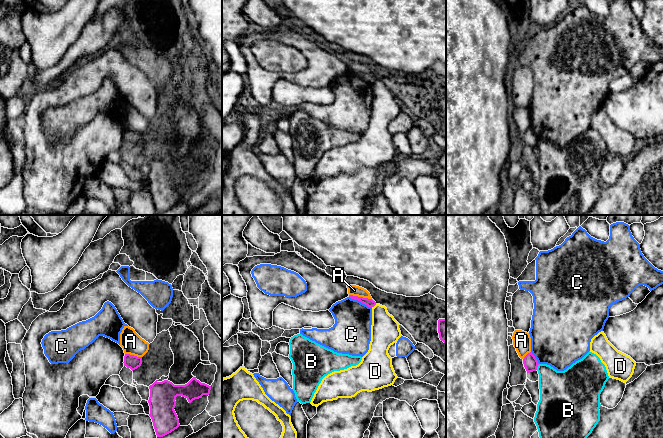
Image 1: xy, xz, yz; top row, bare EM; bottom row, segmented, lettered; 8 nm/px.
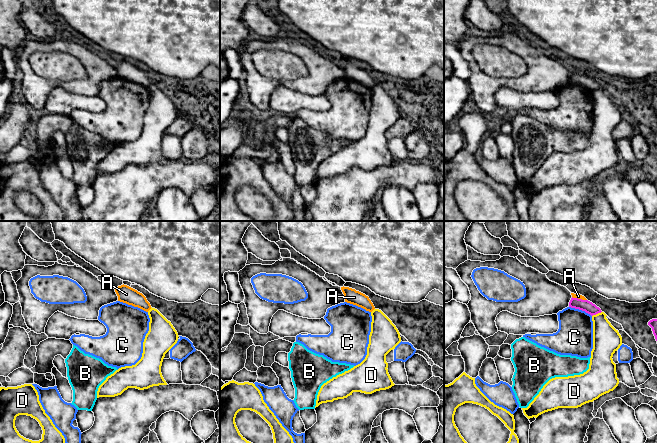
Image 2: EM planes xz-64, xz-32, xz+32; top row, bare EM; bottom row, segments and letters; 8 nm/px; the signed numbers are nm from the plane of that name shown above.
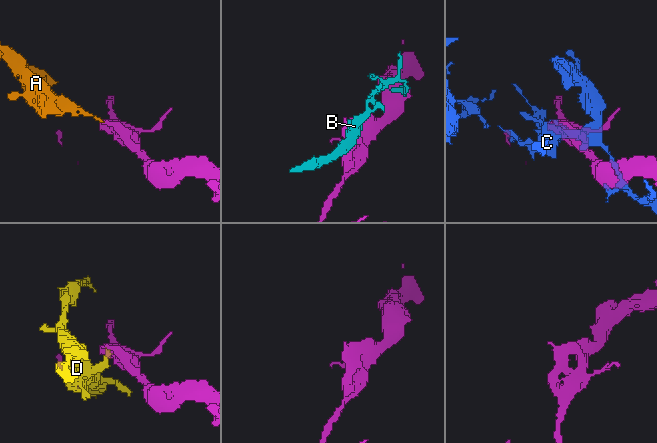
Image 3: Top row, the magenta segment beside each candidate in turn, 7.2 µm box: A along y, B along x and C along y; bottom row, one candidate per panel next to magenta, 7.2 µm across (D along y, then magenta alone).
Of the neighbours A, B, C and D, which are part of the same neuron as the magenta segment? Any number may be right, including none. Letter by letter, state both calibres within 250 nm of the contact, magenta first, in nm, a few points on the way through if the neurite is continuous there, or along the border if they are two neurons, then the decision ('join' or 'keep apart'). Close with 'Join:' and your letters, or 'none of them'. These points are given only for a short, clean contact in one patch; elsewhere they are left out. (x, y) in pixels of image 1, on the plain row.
A: 60 nm thick on the magenta side, 90 nm on the other; border along xz (349, 70), (367, 73), (373, 77); keep apart
B: 110 nm thick on the magenta side, 300 nm on the other; keep apart
C: 60 nm thick on the magenta side, 300 nm on the other; keep apart
D: 60 nm thick on the magenta side, 220 nm on the other; keep apart
Join: none of them

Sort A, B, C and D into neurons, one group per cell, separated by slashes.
A / B / C / D

